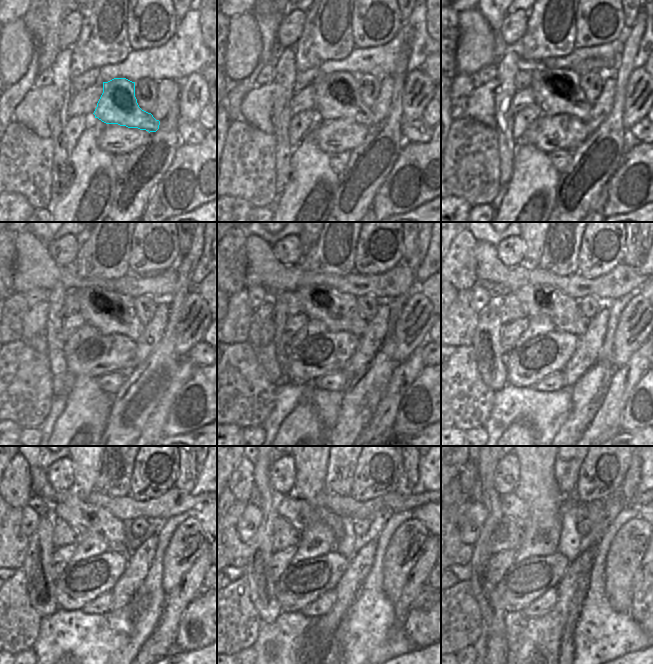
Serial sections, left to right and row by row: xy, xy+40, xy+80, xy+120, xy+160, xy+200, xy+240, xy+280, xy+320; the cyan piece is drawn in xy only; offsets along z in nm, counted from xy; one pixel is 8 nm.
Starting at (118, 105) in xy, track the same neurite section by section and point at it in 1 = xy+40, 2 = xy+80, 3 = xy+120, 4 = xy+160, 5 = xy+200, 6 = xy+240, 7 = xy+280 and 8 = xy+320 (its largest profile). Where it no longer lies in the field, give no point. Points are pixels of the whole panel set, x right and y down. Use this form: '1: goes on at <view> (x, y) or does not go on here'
1: goes on at xy+40 (337, 96)
2: goes on at xy+80 (557, 91)
3: goes on at xy+120 (109, 312)
4: goes on at xy+160 (338, 311)
5: goes on at xy+200 (564, 311)
6: goes on at xy+240 (85, 519)
7: goes on at xy+280 (301, 514)
8: goes on at xy+320 (512, 507)

